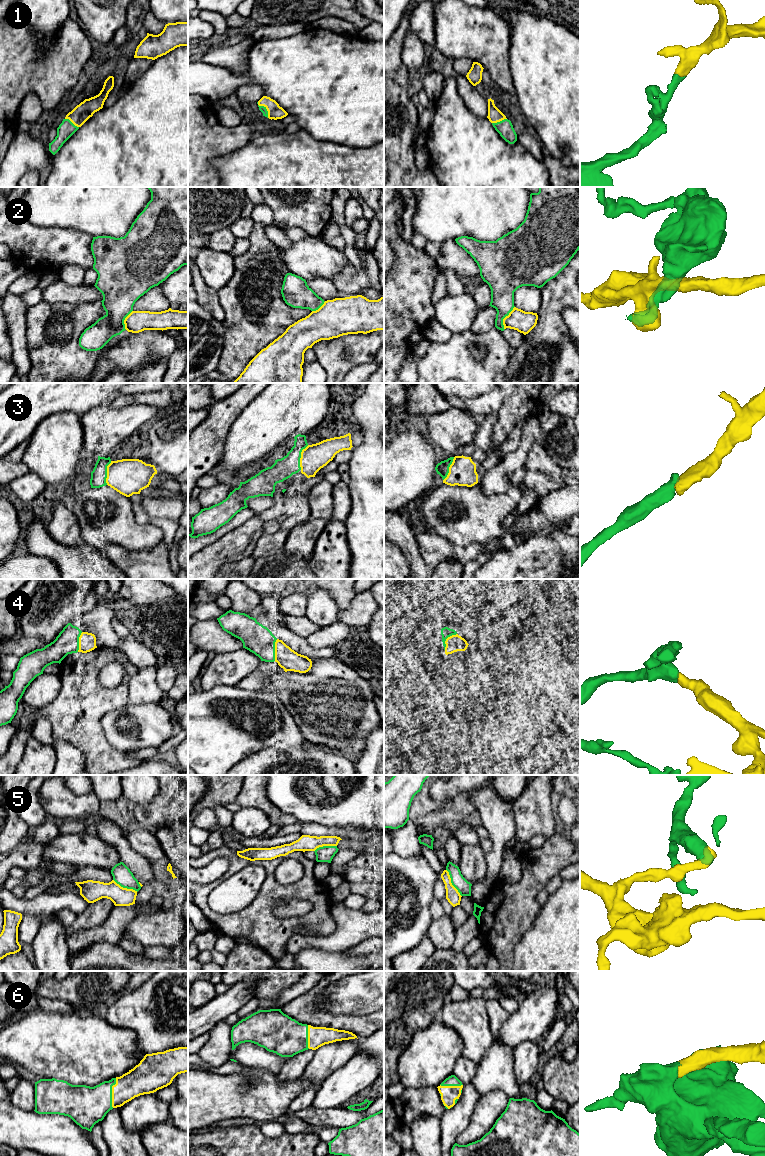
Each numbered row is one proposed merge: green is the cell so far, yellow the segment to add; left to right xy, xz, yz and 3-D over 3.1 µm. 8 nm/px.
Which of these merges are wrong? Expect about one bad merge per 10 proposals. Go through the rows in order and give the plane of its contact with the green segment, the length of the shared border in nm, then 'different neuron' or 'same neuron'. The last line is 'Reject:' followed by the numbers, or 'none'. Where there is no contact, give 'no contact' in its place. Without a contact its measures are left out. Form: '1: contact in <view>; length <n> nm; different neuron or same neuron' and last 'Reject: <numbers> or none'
1: contact in xz; length 160 nm; same neuron
2: contact in yz; length 200 nm; different neuron
3: contact in xz; length 220 nm; same neuron
4: contact in xz; length 180 nm; same neuron
5: contact in yz; length 260 nm; different neuron
6: contact in xy; length 240 nm; same neuron
Reject: 2, 5

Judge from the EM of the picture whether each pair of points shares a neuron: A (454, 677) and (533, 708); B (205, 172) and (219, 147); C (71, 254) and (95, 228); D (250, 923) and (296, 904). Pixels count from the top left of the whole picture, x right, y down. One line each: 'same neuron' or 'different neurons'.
A: same neuron
B: same neuron
C: different neurons
D: different neurons

